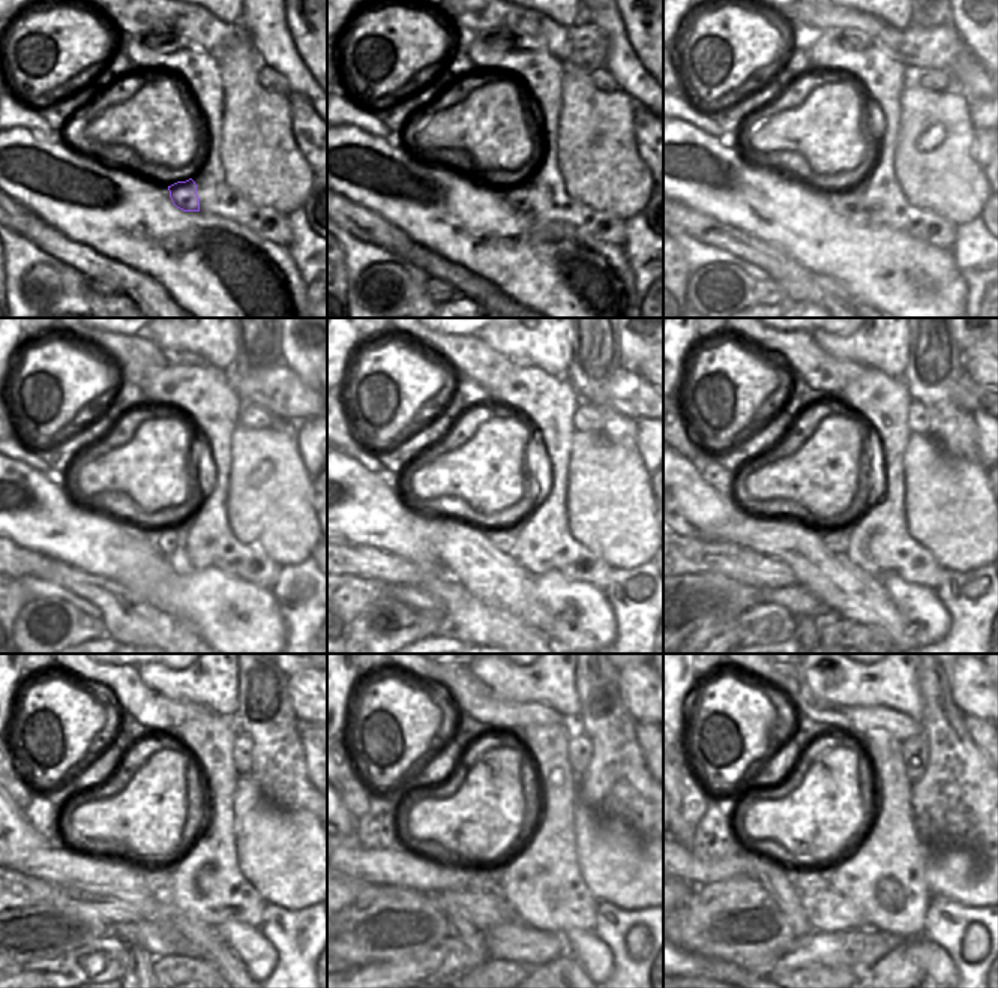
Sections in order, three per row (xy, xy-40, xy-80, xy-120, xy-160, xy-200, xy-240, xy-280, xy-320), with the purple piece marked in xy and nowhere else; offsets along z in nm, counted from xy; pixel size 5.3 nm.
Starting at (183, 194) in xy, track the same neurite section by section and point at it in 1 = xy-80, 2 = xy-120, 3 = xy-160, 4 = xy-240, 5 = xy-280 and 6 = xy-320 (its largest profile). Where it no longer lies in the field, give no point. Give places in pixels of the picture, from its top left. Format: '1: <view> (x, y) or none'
1: xy-80 (848, 201)
2: xy-120 (170, 541)
3: xy-160 (503, 538)
4: xy-240 (158, 880)
5: xy-280 (480, 879)
6: xy-320 (811, 880)

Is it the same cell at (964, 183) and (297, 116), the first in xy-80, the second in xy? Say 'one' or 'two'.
two

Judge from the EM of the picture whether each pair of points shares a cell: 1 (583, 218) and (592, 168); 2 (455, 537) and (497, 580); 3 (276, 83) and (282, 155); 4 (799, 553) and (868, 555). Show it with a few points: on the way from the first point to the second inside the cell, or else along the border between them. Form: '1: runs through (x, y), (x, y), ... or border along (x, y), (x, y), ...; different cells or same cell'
1: border along (562, 180), (574, 198), (619, 219); different cells
2: runs through (464, 547), (486, 570); same cell
3: border along (261, 63), (257, 80), (288, 96), (291, 126); different cells
4: border along (844, 553), (874, 577); different cells

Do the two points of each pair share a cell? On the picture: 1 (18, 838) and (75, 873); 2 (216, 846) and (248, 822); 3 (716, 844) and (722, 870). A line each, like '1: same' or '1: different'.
1: different
2: different
3: different

